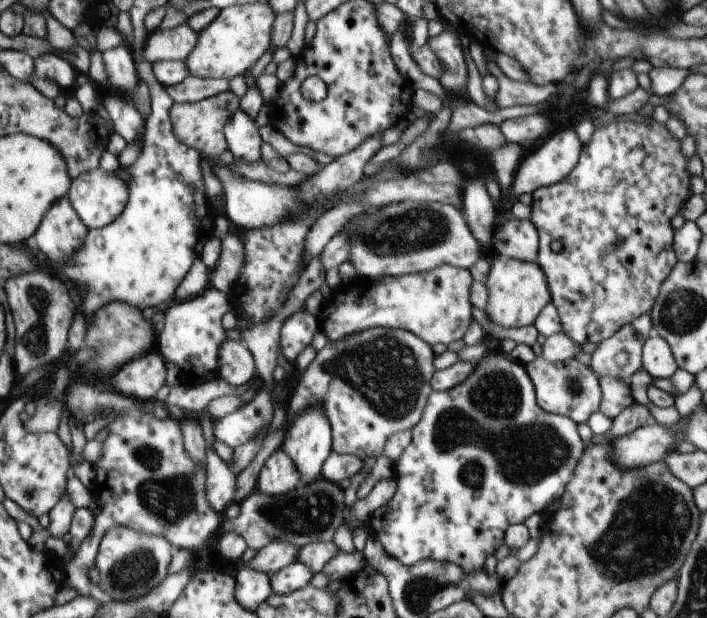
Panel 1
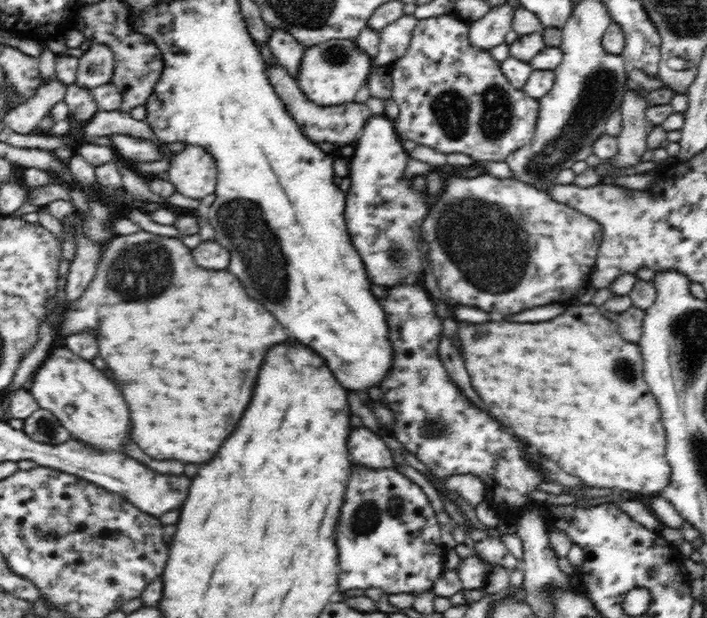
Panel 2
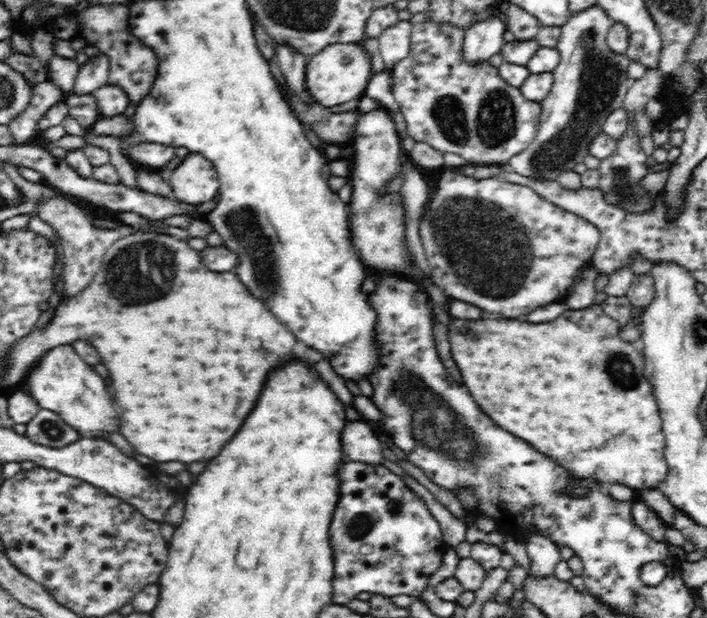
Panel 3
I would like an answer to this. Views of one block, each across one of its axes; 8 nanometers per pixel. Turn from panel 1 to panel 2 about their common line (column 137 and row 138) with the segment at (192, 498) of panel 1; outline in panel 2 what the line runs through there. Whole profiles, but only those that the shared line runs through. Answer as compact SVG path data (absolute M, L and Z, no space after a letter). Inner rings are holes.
M440 15L437 17L424 18L417 20L416 26L412 29L411 39L407 46L407 51L398 60L395 60L389 66L389 73L392 82L392 98L398 103L399 113L395 118L393 125L399 138L403 140L414 140L417 144L429 146L438 152L444 154L452 154L452 152L462 152L466 156L470 156L472 160L496 160L496 162L504 162L506 157L516 149L522 148L526 143L530 142L535 136L535 128L539 115L539 99L526 95L521 90L514 89L507 80L506 75L500 68L500 63L492 57L490 51L486 49L478 49L472 45L472 41L468 39L469 21L463 20L456 15Z

